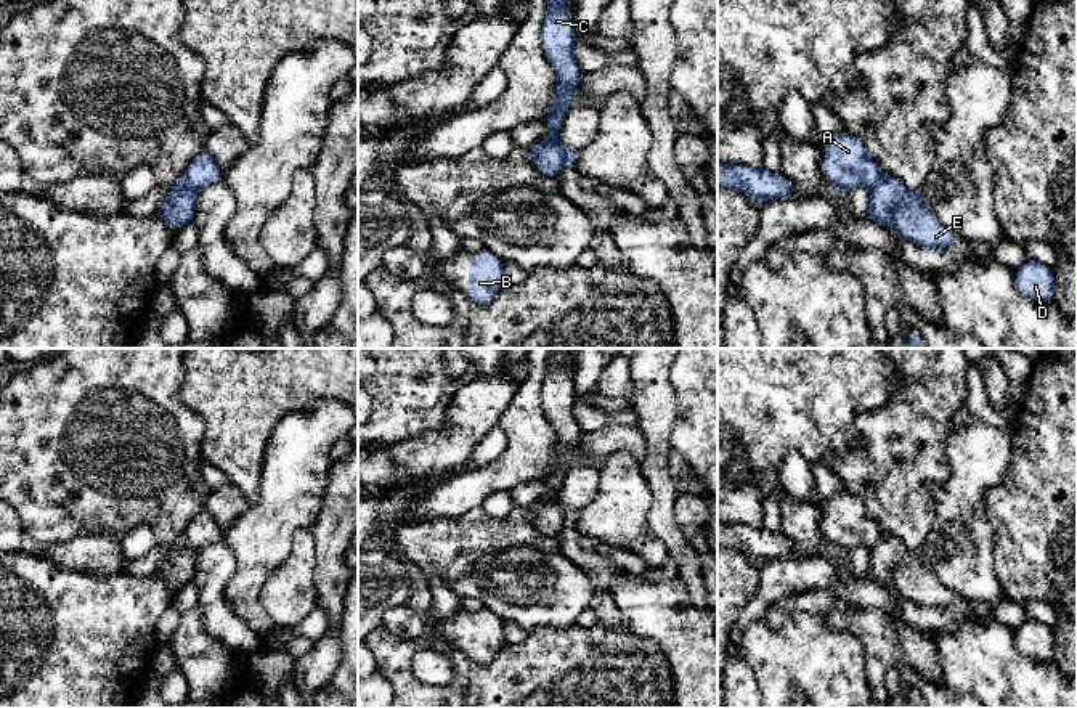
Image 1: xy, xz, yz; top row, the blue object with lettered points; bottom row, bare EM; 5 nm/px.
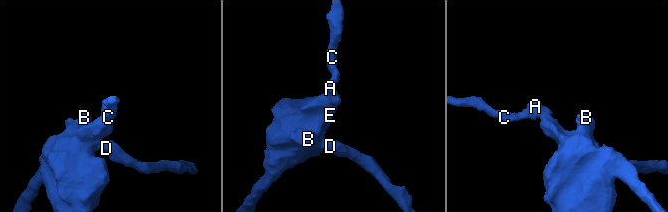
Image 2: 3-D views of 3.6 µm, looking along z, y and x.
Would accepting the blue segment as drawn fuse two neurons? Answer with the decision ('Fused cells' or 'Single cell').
Fused cells

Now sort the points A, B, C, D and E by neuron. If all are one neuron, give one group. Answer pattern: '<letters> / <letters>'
A C / B D E

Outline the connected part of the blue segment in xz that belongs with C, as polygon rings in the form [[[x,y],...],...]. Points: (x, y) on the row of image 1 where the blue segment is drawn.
[[[547,0],[541,27],[541,45],[549,64],[557,72],[557,93],[551,104],[544,124],[552,128],[552,135],[544,140],[562,149],[563,169],[576,169],[581,151],[565,149],[559,141],[562,122],[570,109],[571,96],[579,92],[581,69],[575,59],[573,45],[578,35],[573,16],[563,8],[563,0]]]

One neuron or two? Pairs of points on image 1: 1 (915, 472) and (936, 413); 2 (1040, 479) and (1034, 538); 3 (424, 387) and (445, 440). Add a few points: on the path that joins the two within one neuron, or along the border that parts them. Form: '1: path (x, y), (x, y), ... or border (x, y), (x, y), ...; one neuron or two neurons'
1: path (915, 458), (915, 435), (923, 427); one neuron
2: path (1040, 493), (1040, 524); one neuron
3: border (455, 392), (445, 423), (438, 429), (405, 439); two neurons

